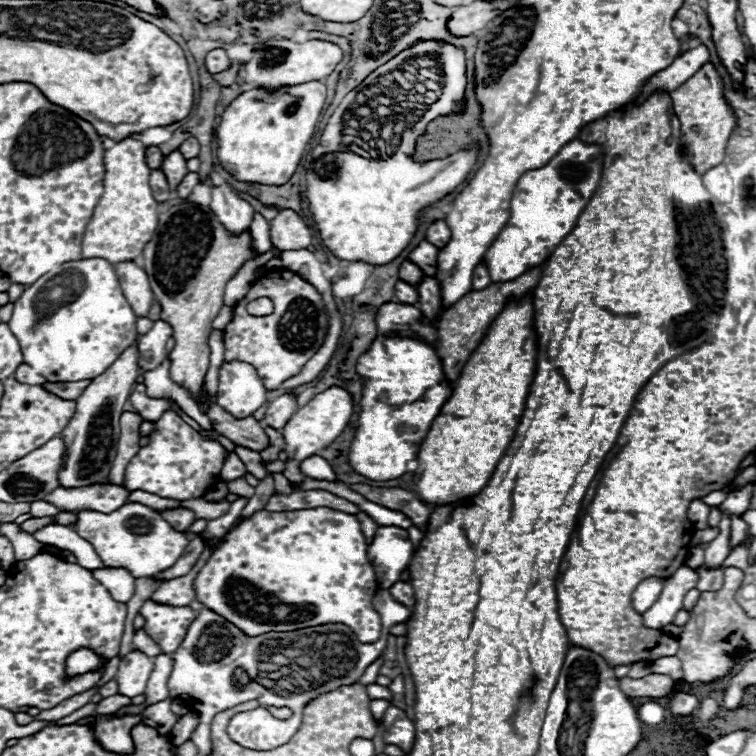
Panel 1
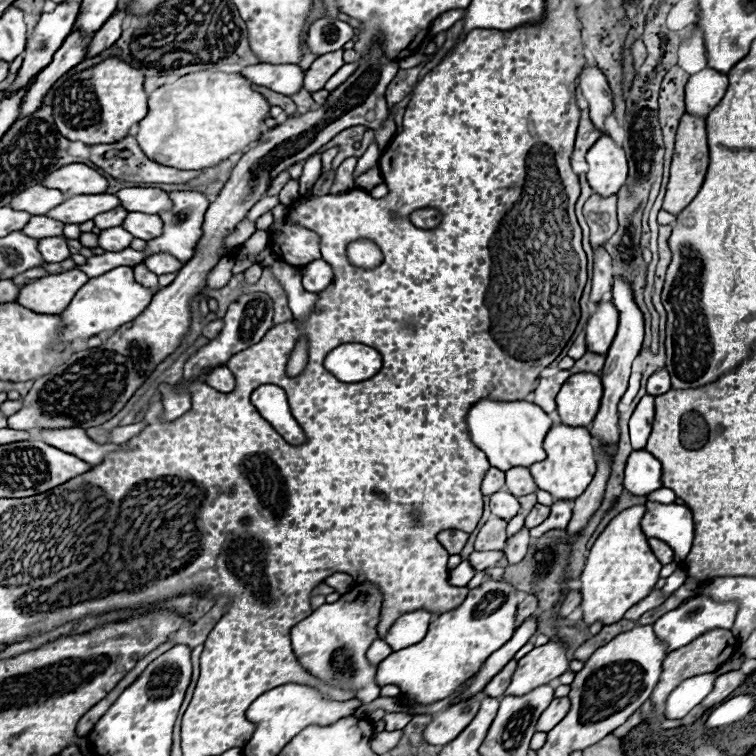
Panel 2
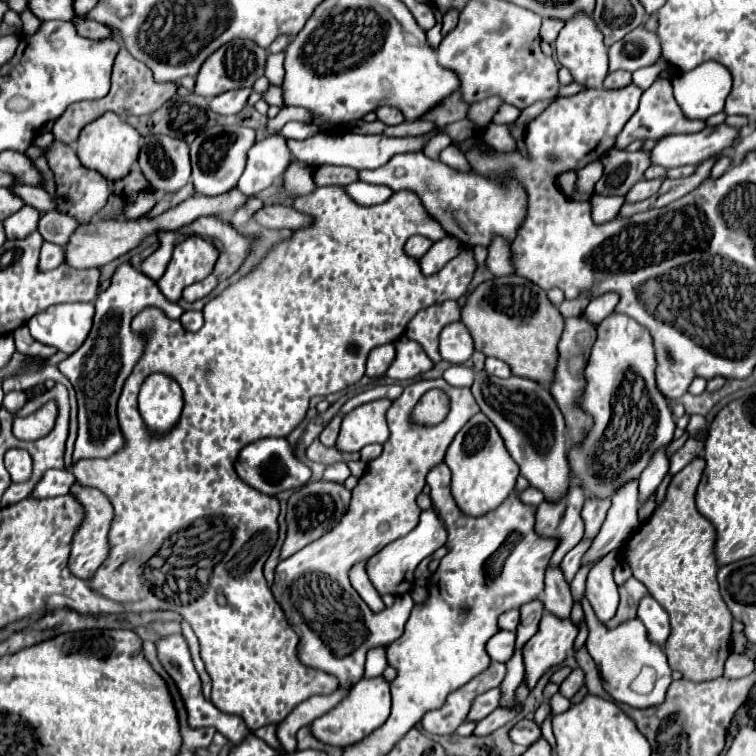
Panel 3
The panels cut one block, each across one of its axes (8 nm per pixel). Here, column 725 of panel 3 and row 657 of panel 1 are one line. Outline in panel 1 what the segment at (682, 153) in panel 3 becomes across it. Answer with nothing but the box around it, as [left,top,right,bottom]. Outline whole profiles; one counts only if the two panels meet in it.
[116,650,154,696]

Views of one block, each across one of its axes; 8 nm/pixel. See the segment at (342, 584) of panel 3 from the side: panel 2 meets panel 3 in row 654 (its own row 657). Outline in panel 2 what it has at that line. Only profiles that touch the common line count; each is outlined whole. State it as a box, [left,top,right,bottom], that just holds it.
[290,584,384,704]

